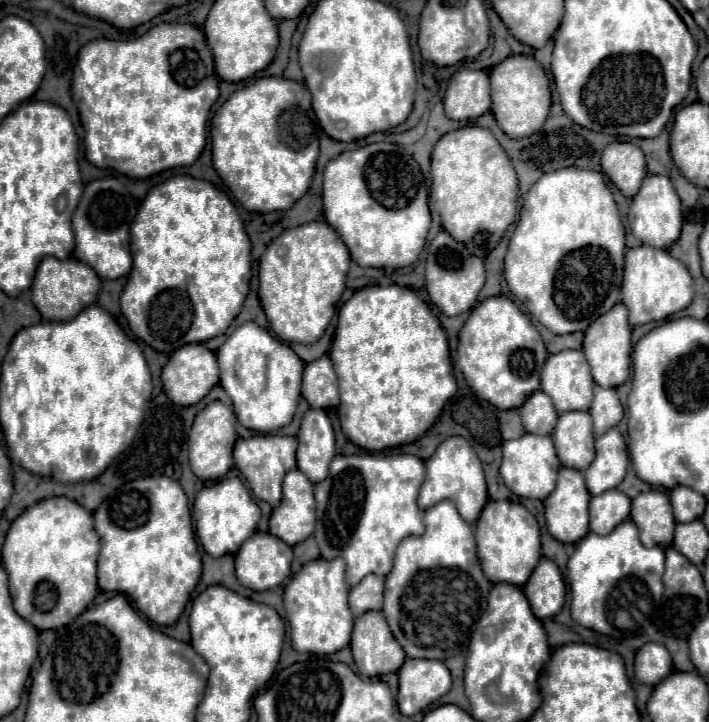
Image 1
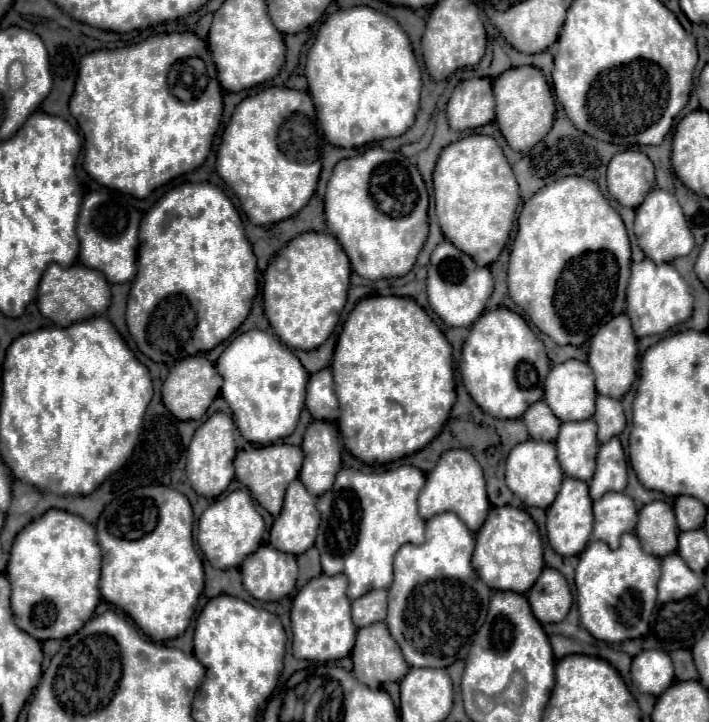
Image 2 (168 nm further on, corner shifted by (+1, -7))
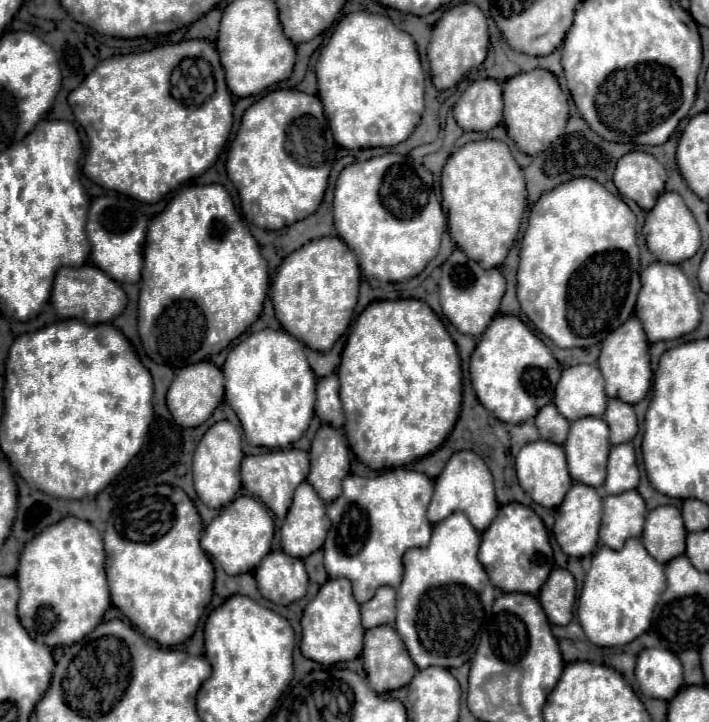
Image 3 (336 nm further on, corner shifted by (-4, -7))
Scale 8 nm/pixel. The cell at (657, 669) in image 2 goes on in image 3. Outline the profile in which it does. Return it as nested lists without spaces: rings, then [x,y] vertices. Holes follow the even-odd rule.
[[[643,650],[637,658],[635,680],[645,696],[671,700],[683,686],[683,666],[669,650]]]

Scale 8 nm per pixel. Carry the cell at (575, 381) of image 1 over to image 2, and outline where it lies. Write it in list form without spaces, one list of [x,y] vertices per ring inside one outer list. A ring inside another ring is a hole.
[[[580,360],[554,366],[544,384],[544,400],[560,422],[592,418],[596,388],[590,366]]]

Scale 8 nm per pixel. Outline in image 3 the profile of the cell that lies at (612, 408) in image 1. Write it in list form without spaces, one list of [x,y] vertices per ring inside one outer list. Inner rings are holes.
[[[609,398],[603,418],[609,424],[609,430],[611,430],[611,438],[609,440],[611,440],[613,446],[633,440],[637,430],[639,430],[633,406],[625,404],[625,402],[617,400],[617,398]]]

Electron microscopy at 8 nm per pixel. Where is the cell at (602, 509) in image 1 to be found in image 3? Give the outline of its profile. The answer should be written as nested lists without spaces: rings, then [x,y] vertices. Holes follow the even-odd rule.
[[[637,490],[603,500],[603,516],[599,532],[599,546],[621,550],[627,538],[641,536],[647,506]]]

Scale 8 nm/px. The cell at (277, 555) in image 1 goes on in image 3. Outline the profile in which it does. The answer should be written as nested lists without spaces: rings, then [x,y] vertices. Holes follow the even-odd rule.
[[[269,552],[255,570],[255,578],[263,598],[279,606],[287,606],[303,598],[309,584],[303,560],[285,552]]]

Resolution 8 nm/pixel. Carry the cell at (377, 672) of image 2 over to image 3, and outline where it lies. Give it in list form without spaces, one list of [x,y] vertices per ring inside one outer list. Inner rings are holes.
[[[377,626],[373,630],[365,632],[365,648],[363,648],[363,668],[367,672],[367,680],[379,694],[403,688],[411,682],[413,674],[417,672],[417,666],[413,666],[413,660],[409,658],[409,652],[405,650],[399,634],[391,626]]]

